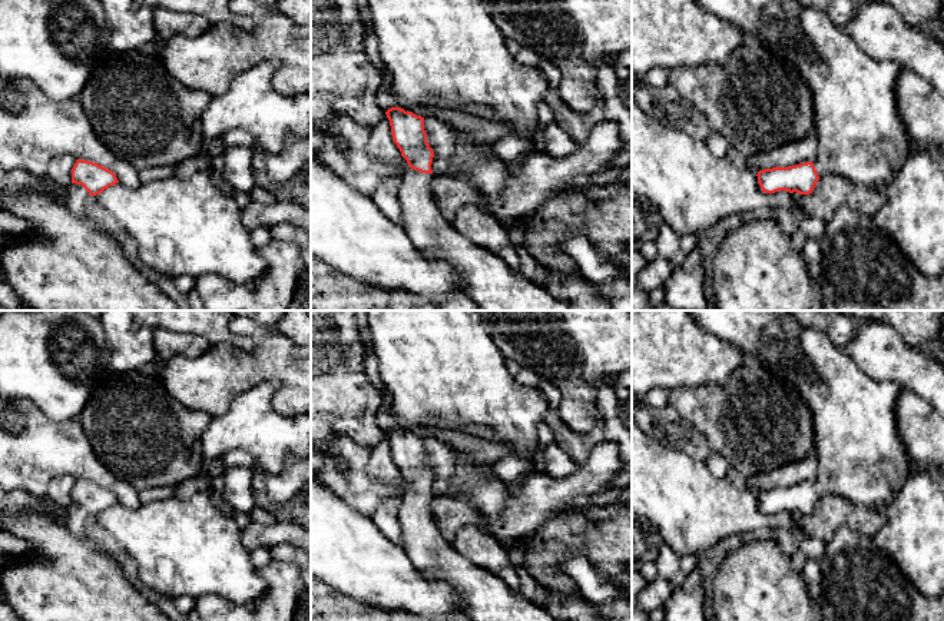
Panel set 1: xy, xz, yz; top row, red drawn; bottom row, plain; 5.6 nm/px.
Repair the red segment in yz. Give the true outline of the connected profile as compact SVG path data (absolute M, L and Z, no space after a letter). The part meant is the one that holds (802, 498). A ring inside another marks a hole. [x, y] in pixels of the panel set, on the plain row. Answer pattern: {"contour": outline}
{"contour": "M768 325L759 339L758 352L748 356L758 368L779 373L806 404L814 426L814 448L818 474L812 482L758 492L765 514L786 511L809 515L824 497L841 497L857 505L878 508L892 499L912 474L910 456L898 435L895 401L901 385L877 381L861 371L845 349L814 328L802 328L799 342L792 342L779 325Z"}

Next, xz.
{"contour": "M391 428L385 435L390 441L392 461L408 484L400 499L398 518L404 538L403 548L417 571L425 580L447 584L463 604L464 612L473 621L562 621L543 605L530 602L520 592L513 592L497 575L474 565L453 548L451 542L441 535L431 511L434 472L427 462L424 438L405 432L401 428Z"}

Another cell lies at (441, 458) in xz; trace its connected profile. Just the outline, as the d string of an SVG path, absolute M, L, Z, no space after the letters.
M430 435L424 438L424 451L427 454L427 462L434 472L431 484L433 495L448 497L456 466L456 452L453 446Z

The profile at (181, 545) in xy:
M211 489L191 498L143 501L135 509L116 504L95 518L135 559L139 578L165 597L188 595L196 600L216 595L233 604L249 604L266 594L268 585L242 542L242 529L215 508Z

